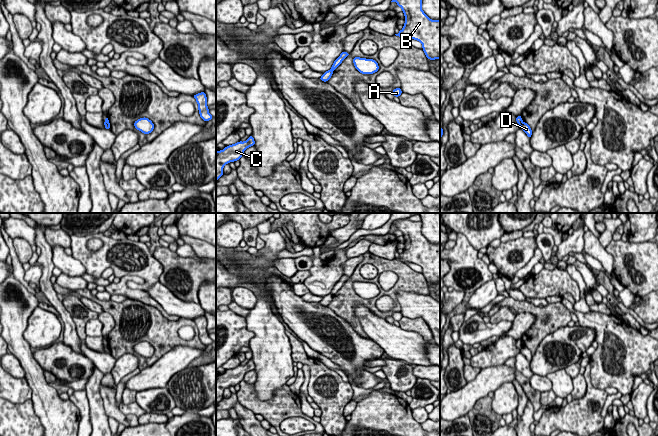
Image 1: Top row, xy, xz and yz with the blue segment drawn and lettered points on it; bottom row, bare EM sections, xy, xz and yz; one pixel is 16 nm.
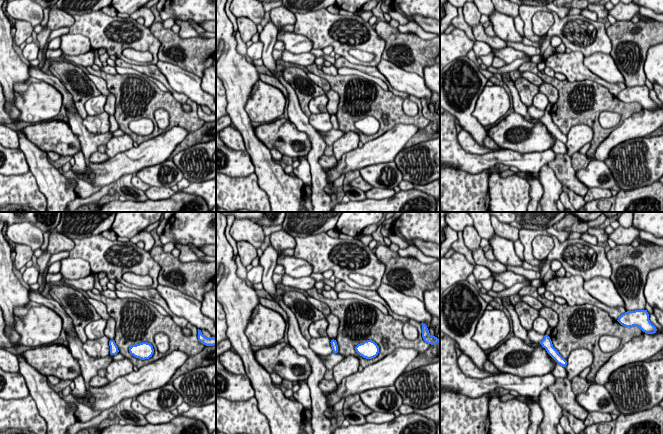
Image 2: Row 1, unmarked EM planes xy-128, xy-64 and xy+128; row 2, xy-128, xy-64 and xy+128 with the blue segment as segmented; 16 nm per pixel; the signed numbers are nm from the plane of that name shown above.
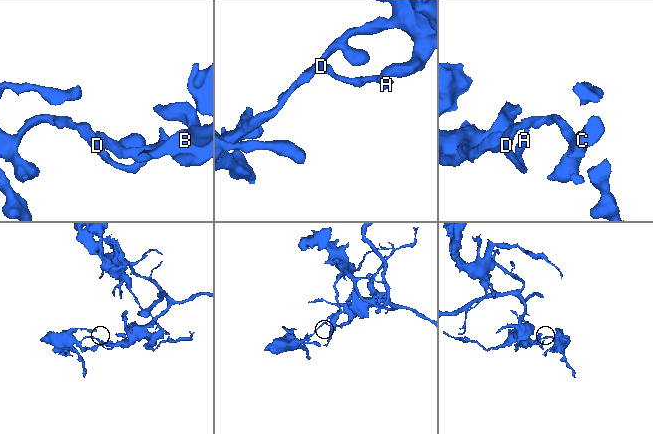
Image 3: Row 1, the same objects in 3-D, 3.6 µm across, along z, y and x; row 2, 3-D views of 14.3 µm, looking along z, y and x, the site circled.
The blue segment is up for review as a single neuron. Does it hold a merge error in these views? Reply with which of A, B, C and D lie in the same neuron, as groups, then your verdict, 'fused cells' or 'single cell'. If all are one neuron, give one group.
A C D / B | fused cells

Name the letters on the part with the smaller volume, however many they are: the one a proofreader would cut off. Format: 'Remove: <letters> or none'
Remove: A, C, D

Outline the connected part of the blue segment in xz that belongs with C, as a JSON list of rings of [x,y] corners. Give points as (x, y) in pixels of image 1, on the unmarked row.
[[[251,359],[244,366],[239,365],[226,370],[223,374],[216,375],[216,405],[224,398],[223,392],[226,388],[239,384],[243,380],[244,375],[254,369],[255,364]]]

